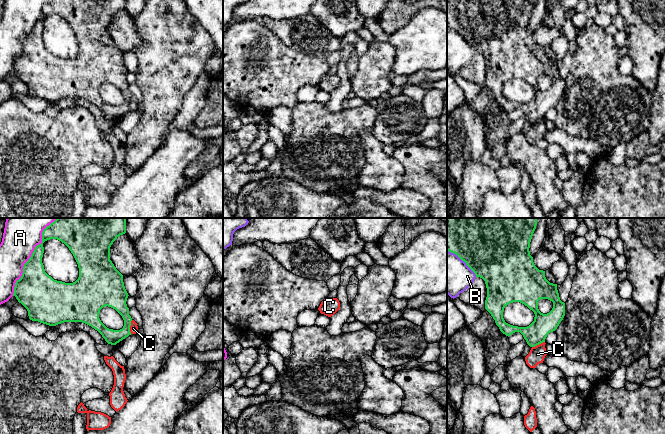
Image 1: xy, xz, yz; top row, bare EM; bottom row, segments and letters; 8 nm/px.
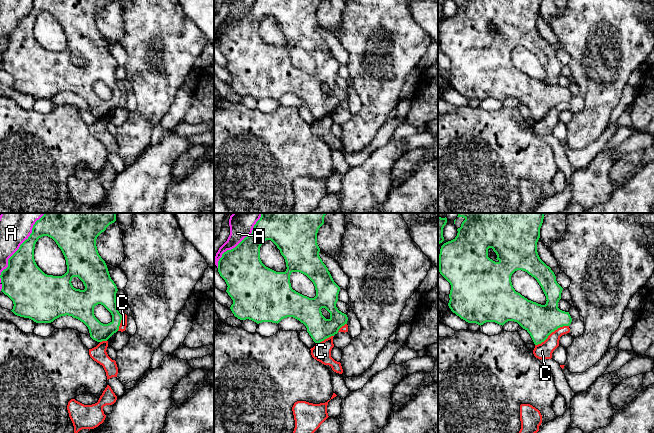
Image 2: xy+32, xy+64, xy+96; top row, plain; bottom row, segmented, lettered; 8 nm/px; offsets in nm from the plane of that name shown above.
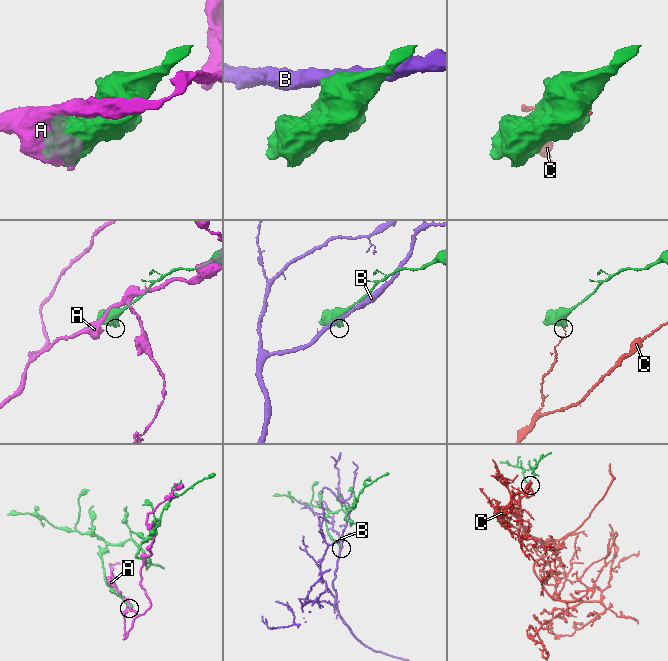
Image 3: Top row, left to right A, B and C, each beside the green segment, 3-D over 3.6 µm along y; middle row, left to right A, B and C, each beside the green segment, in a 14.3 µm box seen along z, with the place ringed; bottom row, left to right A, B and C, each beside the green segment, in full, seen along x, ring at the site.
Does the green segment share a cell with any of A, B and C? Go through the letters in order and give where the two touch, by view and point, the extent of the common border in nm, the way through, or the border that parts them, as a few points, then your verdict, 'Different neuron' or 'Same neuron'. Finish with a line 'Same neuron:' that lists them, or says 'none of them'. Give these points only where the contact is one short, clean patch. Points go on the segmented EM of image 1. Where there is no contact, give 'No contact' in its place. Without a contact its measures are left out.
A: Touches green at xy (31, 255). Shared border 700 nm. Different neuron
B: Touches green at yz (463, 260). Shared border 320 nm. Different neuron
C: Touches green at xy (129, 327). Shared border 110 nm. Boundary: xy (132, 320), (130, 333). Different neuron
Same neuron: none of them

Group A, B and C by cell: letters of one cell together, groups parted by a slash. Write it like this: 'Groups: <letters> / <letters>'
Groups: A / B / C

